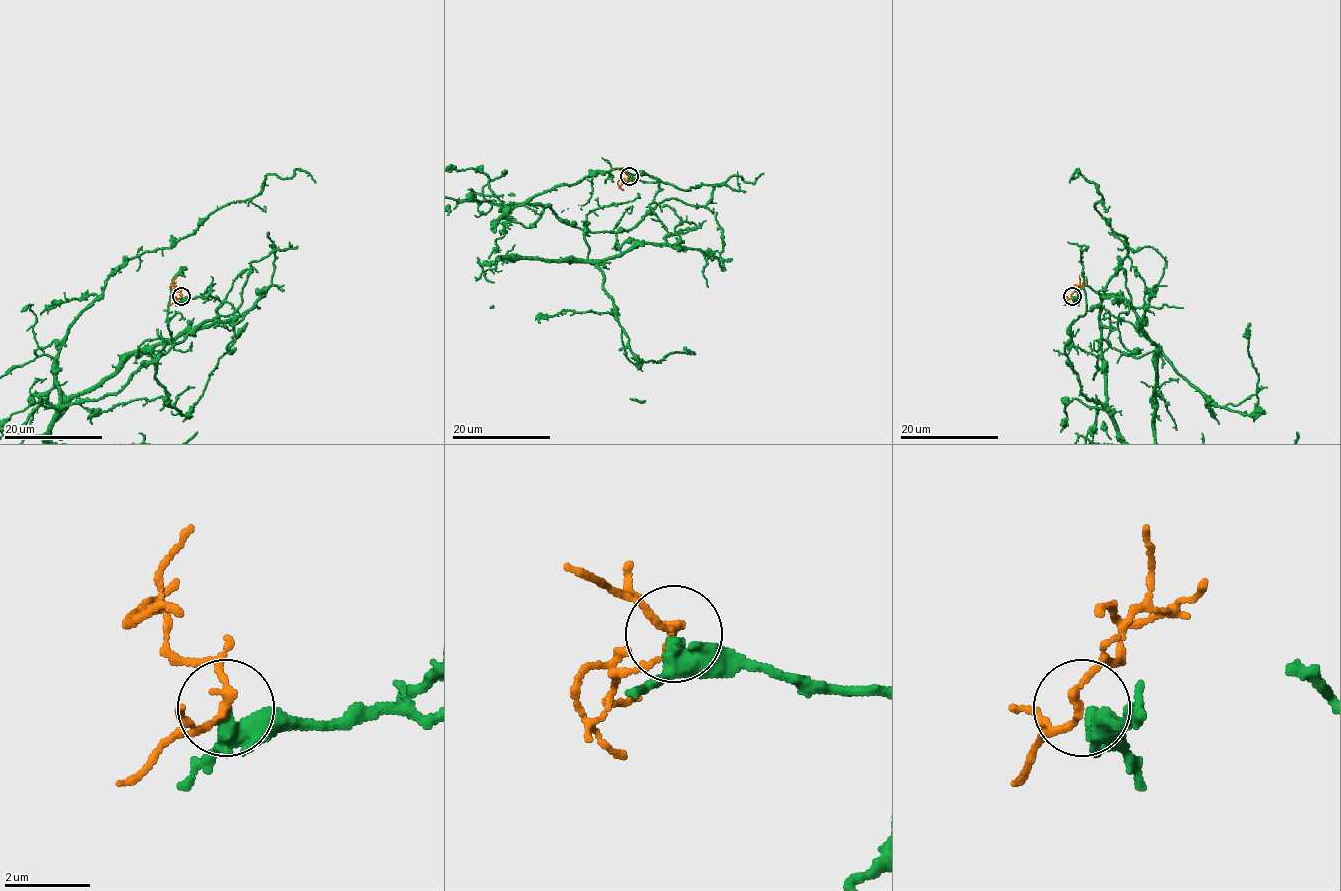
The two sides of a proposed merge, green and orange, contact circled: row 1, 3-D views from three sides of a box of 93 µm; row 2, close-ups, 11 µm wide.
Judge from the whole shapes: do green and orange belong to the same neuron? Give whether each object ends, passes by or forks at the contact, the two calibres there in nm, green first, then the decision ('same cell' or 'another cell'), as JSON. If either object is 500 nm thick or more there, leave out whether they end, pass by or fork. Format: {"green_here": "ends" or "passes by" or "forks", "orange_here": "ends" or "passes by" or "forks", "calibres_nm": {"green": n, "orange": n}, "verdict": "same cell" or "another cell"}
{"green_here": "forks", "orange_here": "passes by", "calibres_nm": {"green": 240, "orange": 170}, "verdict": "another cell"}

